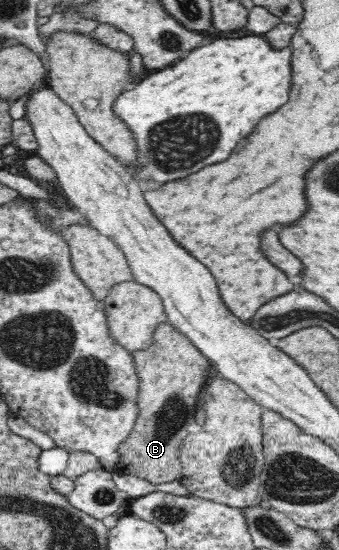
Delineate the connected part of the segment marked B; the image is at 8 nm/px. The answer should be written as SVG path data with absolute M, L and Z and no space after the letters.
M165 323L156 327L152 346L131 355L138 375L138 414L130 434L117 448L118 463L110 471L118 476L142 478L160 488L167 482L180 480L180 447L189 435L188 428L194 422L194 414L201 405L200 396L213 369L210 360L186 335Z

